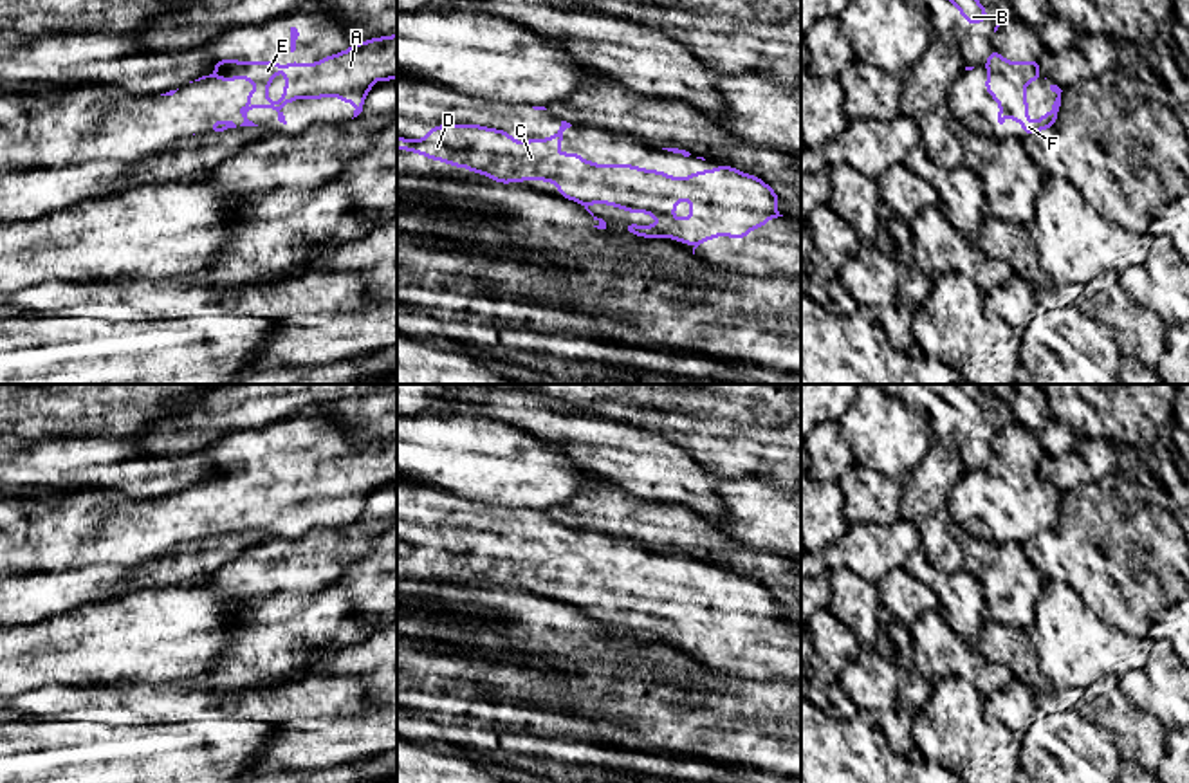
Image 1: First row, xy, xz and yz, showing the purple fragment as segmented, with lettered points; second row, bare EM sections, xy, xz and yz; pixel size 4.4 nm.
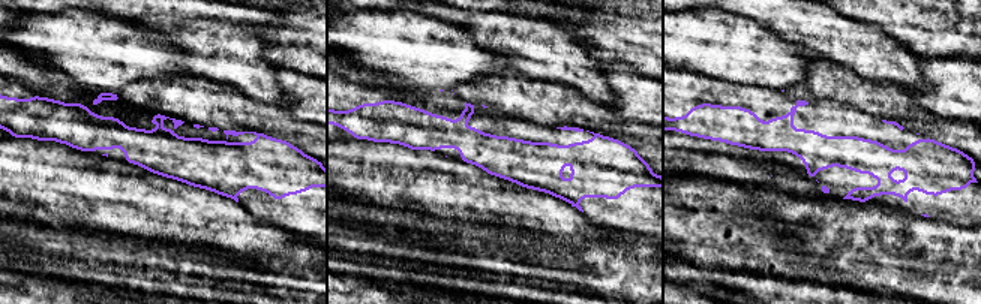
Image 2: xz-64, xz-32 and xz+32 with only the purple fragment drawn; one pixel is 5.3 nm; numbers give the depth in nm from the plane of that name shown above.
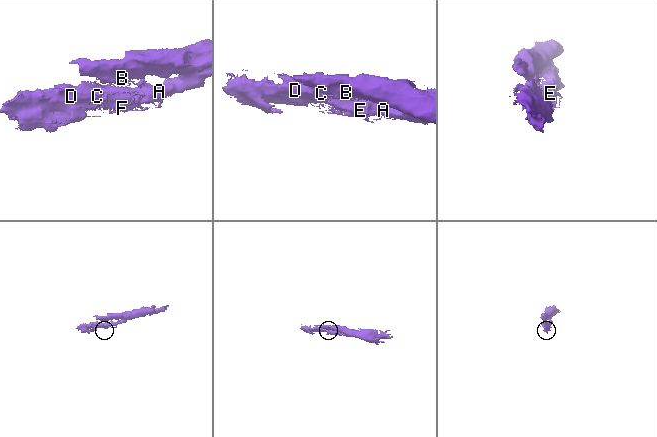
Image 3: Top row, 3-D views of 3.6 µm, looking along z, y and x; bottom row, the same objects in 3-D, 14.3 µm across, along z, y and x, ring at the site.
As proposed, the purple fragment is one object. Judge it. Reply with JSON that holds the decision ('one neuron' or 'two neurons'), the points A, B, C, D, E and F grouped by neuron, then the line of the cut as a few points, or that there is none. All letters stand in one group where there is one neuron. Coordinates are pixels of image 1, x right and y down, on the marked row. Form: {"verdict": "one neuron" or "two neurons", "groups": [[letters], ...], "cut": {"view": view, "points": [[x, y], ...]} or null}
{"verdict": "one neuron", "groups": [["A", "B", "C", "D", "E", "F"]], "cut": null}

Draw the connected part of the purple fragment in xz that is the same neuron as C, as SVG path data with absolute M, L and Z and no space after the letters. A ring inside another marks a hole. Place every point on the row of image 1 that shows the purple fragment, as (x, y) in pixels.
M561 121L556 135L514 141L509 132L480 124L438 124L426 139L397 137L397 150L426 155L491 180L511 184L538 179L552 182L563 198L581 204L606 229L588 206L603 202L628 213L648 213L660 226L628 222L624 233L642 238L675 238L695 249L716 236L747 238L751 229L761 229L778 211L781 200L761 179L718 164L716 170L693 171L689 177L671 177L666 171L631 164L595 164L577 152L558 153L563 132L572 124ZM680 200L691 202L689 218L675 218Z

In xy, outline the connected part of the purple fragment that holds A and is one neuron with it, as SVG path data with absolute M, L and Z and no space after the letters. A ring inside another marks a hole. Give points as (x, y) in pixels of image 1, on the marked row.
M397 34L370 38L354 43L343 52L336 52L312 65L290 60L290 65L271 61L238 61L217 60L215 72L195 81L215 78L220 81L236 81L245 78L258 83L258 90L247 90L247 105L240 108L244 123L240 126L258 126L247 119L251 108L276 110L278 121L287 124L281 106L290 101L309 97L323 99L337 96L343 103L354 103L354 117L363 112L366 94L375 87L377 79L397 79ZM285 72L285 88L281 99L272 103L267 99L269 85L274 76Z

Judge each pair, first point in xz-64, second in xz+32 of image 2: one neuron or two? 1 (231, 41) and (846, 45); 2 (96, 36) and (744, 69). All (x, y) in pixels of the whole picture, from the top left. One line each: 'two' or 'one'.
1: one
2: one

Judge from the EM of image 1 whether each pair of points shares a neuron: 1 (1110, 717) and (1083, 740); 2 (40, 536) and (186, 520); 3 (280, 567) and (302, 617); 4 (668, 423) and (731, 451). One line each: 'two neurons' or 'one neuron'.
1: two neurons
2: one neuron
3: two neurons
4: one neuron

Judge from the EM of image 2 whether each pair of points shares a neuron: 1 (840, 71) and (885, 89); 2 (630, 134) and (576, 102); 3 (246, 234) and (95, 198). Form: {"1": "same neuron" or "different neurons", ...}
{"1": "same neuron", "2": "same neuron", "3": "same neuron"}

